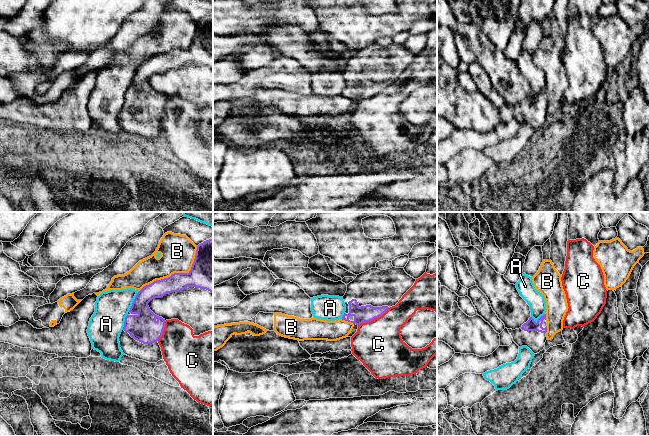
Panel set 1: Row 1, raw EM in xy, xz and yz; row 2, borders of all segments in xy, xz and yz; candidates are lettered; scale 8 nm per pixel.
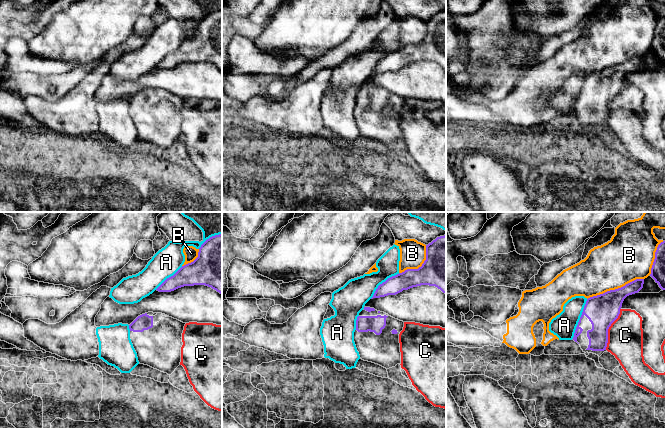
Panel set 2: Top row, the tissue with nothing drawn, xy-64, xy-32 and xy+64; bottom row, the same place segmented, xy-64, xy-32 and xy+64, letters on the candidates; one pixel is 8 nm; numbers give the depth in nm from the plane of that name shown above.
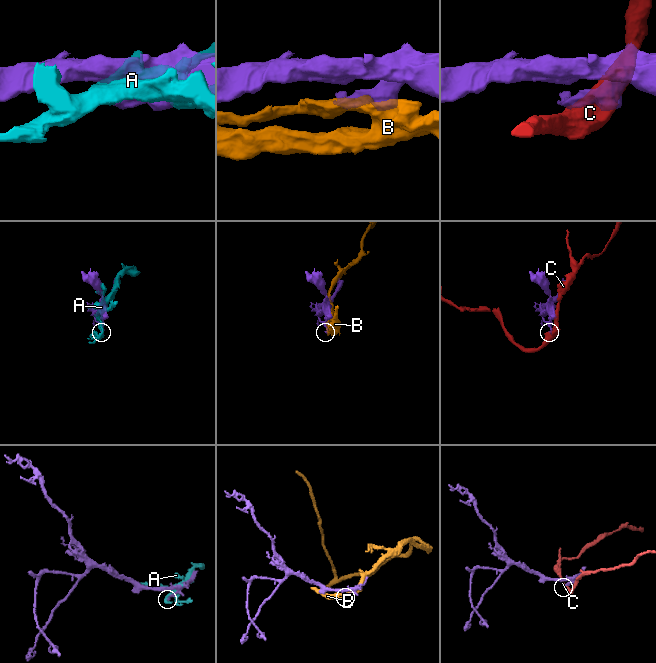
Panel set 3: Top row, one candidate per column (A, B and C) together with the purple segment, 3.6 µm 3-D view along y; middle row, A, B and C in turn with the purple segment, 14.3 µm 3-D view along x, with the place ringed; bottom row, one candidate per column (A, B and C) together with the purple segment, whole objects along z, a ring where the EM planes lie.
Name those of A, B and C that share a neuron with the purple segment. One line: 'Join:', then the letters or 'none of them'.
Join: none of them

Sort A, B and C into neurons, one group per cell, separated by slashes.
A / B / C

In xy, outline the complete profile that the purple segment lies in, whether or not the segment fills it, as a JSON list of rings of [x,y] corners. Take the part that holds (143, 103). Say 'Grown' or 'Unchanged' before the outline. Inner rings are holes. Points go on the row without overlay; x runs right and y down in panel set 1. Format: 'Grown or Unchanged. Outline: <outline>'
Grown. Outline: [[[213,14],[197,22],[195,35],[188,49],[174,49],[168,54],[156,56],[137,69],[129,86],[131,90],[125,93],[124,103],[119,113],[120,124],[125,131],[149,139],[164,136],[158,116],[163,110],[165,95],[155,91],[148,79],[154,74],[161,74],[168,69],[179,68],[187,63],[206,65],[213,69]]]

